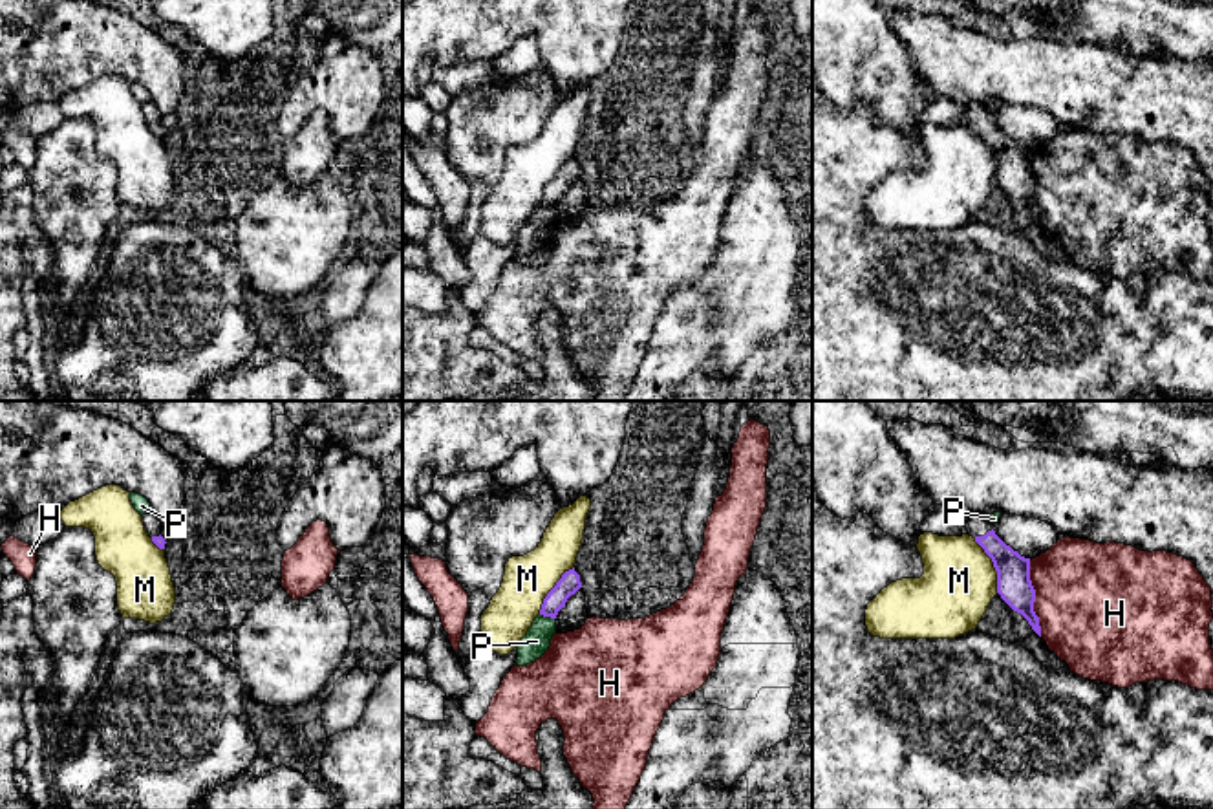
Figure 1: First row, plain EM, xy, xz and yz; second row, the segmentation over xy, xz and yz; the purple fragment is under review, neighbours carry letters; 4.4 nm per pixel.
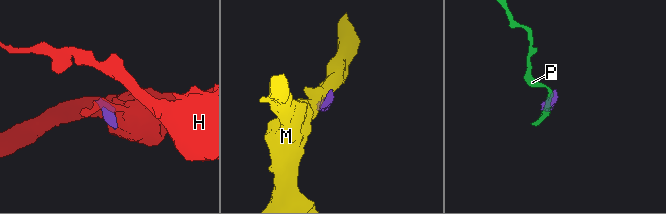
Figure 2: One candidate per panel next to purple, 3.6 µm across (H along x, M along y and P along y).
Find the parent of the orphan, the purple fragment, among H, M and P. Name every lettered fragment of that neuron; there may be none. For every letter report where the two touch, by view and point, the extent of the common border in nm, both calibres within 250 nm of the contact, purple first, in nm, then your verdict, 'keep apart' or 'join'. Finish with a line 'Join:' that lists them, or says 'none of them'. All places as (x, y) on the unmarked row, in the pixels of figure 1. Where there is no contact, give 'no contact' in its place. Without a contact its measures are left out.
H: yz (1034, 189) | 340 nm | 150/500 nm | keep apart
M: yz (994, 156) | 260 nm | 150/320 nm | keep apart
P: xz (547, 205) | 80 nm | 90/120 nm | keep apart
Join: none of them

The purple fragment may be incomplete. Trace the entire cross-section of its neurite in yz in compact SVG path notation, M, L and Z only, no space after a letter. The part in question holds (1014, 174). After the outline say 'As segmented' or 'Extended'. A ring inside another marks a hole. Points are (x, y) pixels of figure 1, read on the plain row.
M979 102L962 104L970 126L992 148L997 161L997 183L1017 203L1021 203L1032 220L1041 227L1039 207L1034 201L1036 179L1030 170L1030 148L1021 146L1006 135L992 119L990 110Z. Extended

